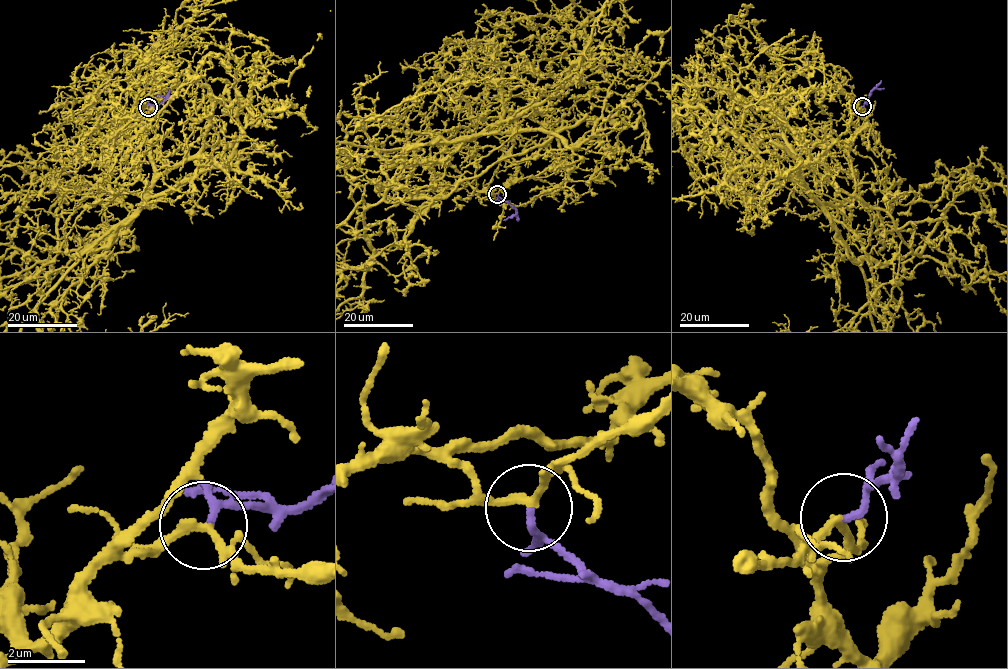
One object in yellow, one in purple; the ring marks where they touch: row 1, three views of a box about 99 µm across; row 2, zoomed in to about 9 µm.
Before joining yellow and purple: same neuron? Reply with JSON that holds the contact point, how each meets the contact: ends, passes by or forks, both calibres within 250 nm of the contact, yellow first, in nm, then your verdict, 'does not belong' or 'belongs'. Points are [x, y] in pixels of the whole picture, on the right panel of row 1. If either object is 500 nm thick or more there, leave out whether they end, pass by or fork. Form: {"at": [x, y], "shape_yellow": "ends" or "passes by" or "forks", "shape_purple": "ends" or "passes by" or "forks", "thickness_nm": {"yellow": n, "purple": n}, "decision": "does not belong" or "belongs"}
{"at": [862, 106], "shape_yellow": "passes by", "shape_purple": "passes by", "thickness_nm": {"yellow": 200, "purple": 130}, "decision": "belongs"}

